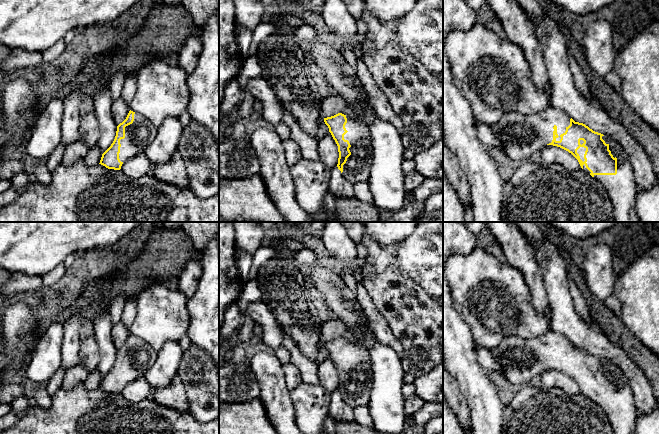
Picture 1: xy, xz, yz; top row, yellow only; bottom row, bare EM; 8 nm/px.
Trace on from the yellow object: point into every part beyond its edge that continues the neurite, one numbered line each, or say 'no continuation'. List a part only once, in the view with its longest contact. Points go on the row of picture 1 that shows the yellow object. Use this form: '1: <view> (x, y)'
1: yz (522, 135)

